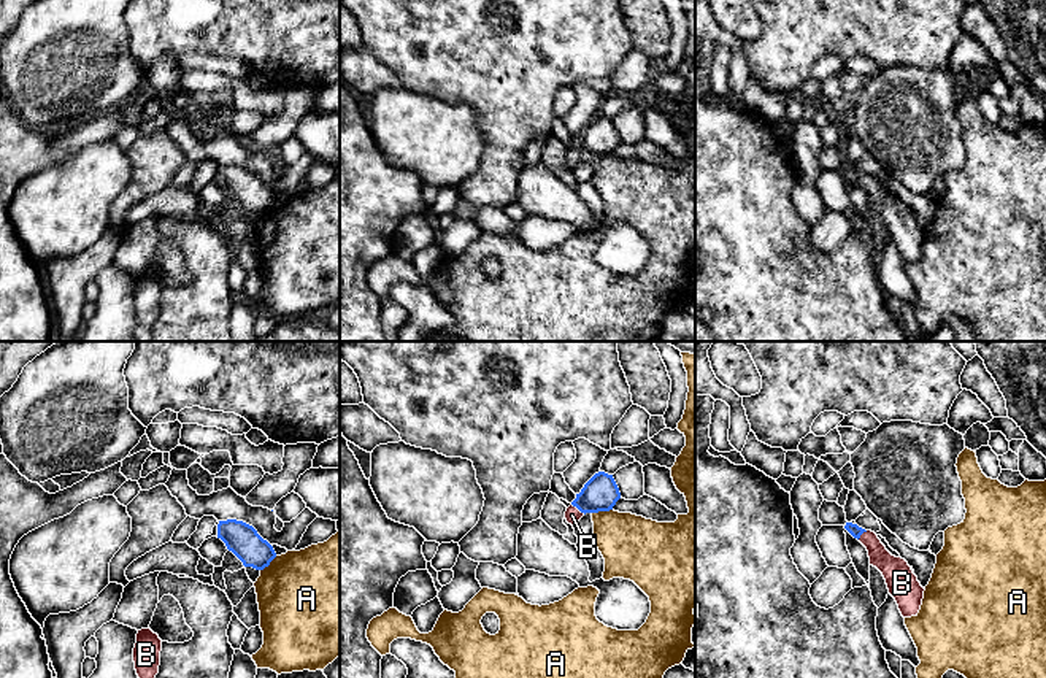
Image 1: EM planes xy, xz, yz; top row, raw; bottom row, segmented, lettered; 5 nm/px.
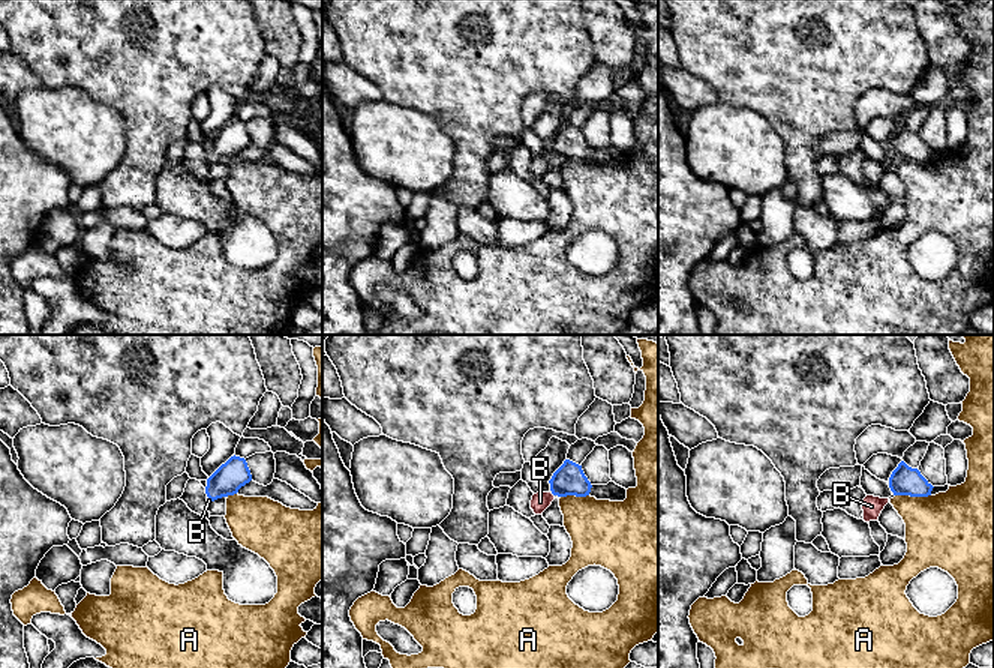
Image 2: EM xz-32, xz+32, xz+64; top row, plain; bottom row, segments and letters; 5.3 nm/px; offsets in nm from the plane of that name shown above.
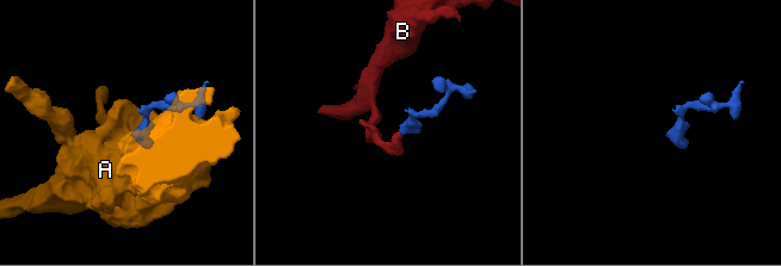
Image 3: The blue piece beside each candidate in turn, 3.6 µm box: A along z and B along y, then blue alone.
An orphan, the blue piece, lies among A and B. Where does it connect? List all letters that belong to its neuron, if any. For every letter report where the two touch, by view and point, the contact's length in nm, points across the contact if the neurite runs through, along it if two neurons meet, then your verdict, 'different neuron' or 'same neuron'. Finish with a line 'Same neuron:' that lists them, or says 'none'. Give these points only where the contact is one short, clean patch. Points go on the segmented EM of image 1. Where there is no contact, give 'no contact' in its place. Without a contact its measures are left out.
A: contact xz (602, 510); length 110 nm; border xz (611, 508), (592, 513); different neuron
B: contact xz (578, 508); length 90 nm; way xz (600, 493), (578, 508), (572, 515); same neuron
Same neuron: B

